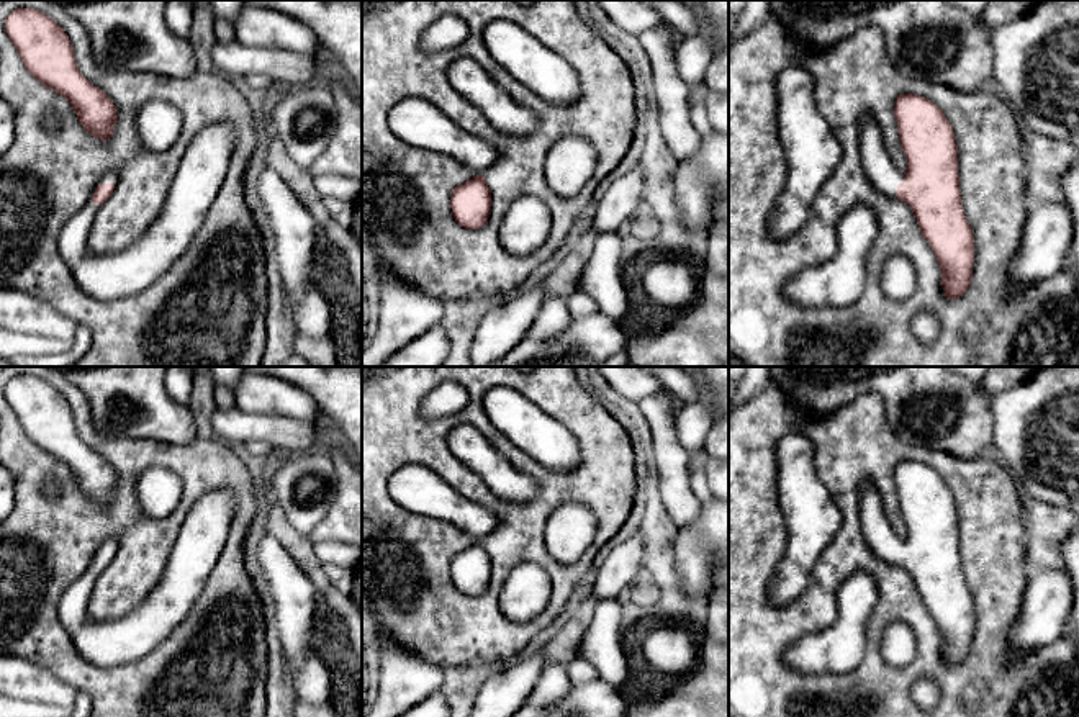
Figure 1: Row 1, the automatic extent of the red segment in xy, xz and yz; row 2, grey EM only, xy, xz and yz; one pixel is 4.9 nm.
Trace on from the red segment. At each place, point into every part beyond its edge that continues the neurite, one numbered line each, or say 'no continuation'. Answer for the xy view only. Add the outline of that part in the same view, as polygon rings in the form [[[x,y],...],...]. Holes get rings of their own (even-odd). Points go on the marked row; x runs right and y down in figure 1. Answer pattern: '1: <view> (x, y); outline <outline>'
1: xy (112, 175); outline [[[118,169],[106,170],[97,182],[97,185],[100,183],[113,183],[116,187],[120,183],[120,170]]]

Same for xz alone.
1: xz (419, 123); outline [[[418,97],[393,106],[388,126],[406,144],[457,159],[476,175],[498,160],[494,146],[457,128],[440,108]]]

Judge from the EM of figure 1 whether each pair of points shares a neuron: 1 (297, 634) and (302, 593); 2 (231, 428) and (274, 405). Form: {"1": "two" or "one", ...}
{"1": "one", "2": "two"}

